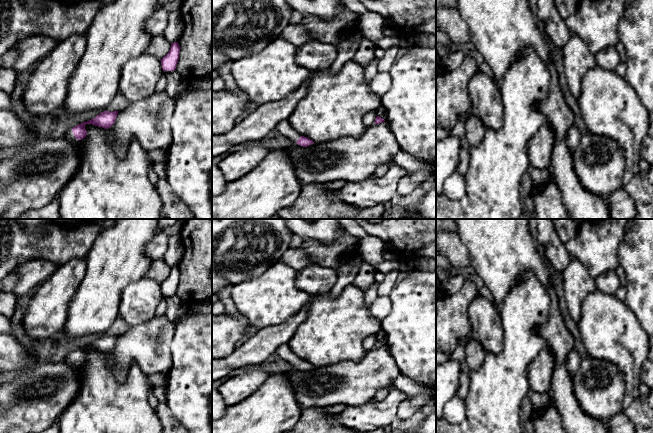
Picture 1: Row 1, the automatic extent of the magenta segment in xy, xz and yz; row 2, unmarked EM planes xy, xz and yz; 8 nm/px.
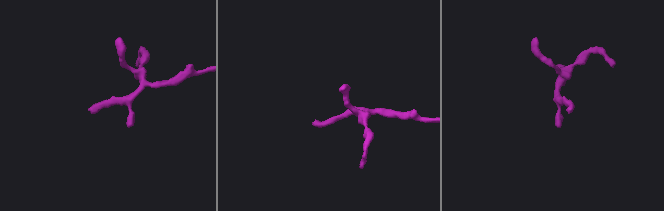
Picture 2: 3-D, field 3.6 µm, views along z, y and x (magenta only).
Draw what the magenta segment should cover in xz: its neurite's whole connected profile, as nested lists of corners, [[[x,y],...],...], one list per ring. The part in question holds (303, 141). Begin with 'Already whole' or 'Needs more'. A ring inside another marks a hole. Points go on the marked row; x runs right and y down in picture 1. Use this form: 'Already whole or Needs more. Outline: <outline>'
Needs more. Outline: [[[288,120],[281,121],[276,129],[288,140],[297,143],[300,146],[307,147],[314,142],[307,137],[302,136],[298,133],[289,123]]]

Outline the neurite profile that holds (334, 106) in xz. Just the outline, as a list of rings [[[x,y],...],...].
[[[351,60],[336,74],[329,70],[313,72],[306,96],[289,116],[290,125],[314,143],[329,142],[338,138],[361,136],[367,128],[363,117],[377,111],[381,100],[370,91],[361,64]]]

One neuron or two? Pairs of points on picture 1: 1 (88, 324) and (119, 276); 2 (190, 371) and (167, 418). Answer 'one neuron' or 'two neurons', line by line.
1: one neuron
2: two neurons

